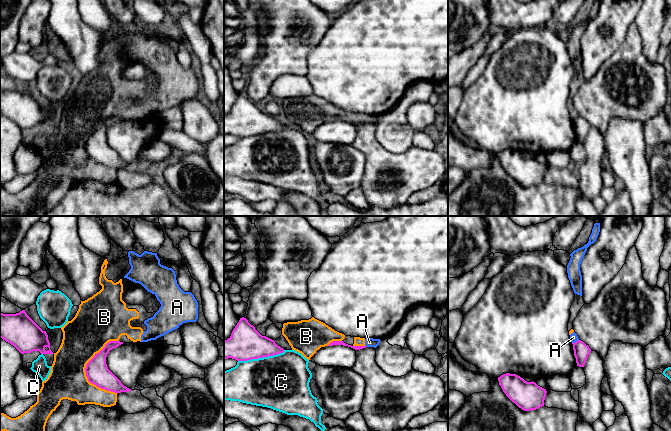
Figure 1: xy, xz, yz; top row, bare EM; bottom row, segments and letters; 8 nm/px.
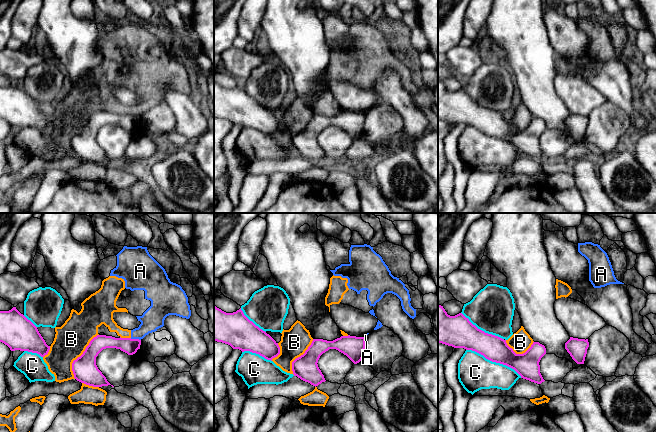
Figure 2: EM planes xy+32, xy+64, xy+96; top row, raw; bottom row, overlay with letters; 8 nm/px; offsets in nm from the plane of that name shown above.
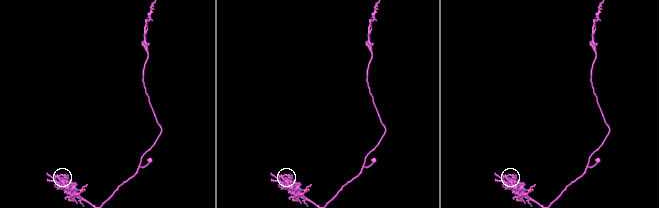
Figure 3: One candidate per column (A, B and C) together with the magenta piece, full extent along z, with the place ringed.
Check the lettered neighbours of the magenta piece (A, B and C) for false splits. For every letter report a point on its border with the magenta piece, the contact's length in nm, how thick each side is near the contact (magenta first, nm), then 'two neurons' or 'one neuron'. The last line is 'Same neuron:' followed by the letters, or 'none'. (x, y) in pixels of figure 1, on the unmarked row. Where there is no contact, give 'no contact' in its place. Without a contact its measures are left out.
A: contact yz (576, 117); length 70 nm; calibres 130 and 60 nm; two neurons
B: contact xy (85, 146); length 440 nm; calibres 190 and 320 nm; two neurons
C: contact xz (261, 133); length 380 nm; calibres 280 and 440 nm; two neurons
Same neuron: none

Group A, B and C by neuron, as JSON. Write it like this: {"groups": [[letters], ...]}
{"groups": [["A", "B"], ["C"]]}

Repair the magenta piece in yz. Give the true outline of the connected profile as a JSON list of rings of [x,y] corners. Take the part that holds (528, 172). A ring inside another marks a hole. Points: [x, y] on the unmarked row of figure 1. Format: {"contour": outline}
{"contour": [[[510,149],[501,151],[498,157],[506,172],[522,186],[536,186],[544,182],[547,167],[535,158],[527,158]]]}

